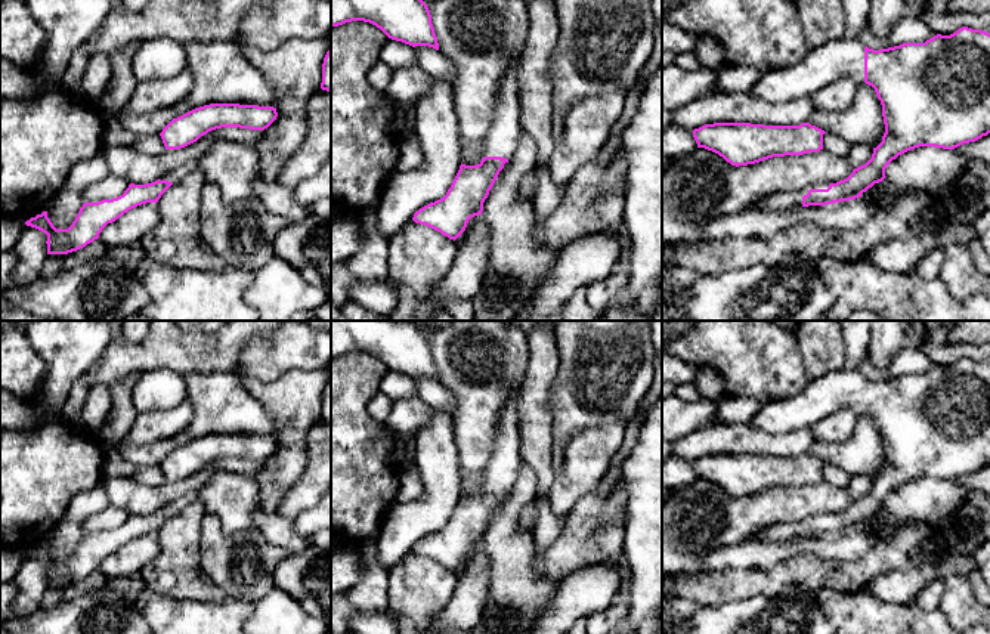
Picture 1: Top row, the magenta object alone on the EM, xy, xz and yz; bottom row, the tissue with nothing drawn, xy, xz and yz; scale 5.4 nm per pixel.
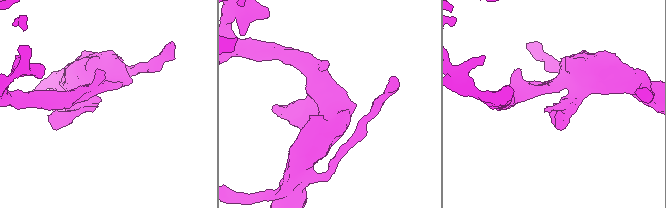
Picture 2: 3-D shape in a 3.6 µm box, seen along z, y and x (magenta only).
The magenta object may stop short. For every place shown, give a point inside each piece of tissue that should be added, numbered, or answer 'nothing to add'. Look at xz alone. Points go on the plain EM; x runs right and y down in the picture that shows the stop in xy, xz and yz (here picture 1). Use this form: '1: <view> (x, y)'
1: xz (501, 470)

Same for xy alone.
1: xy (175, 507)

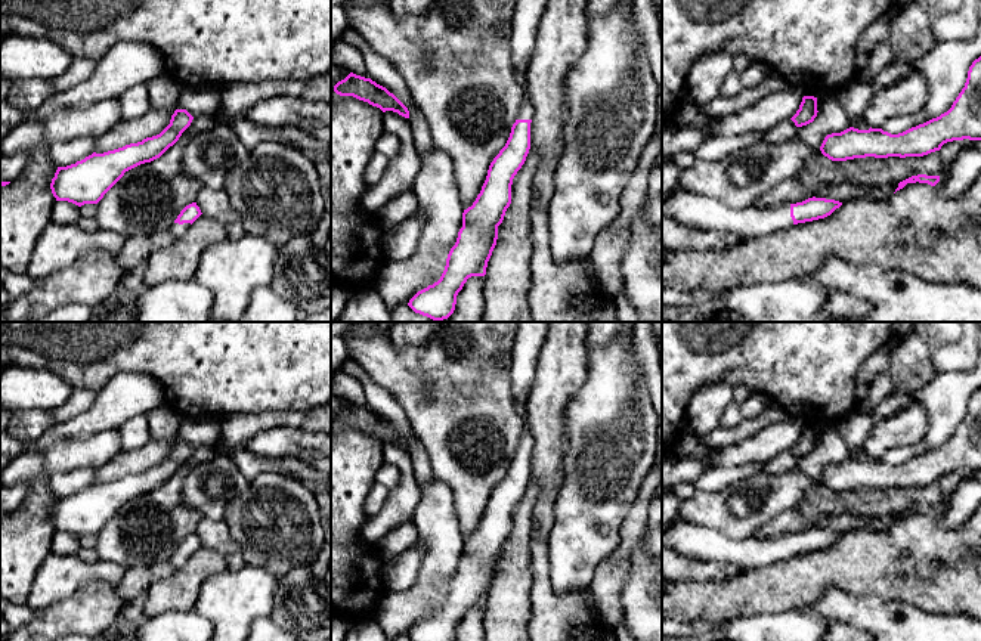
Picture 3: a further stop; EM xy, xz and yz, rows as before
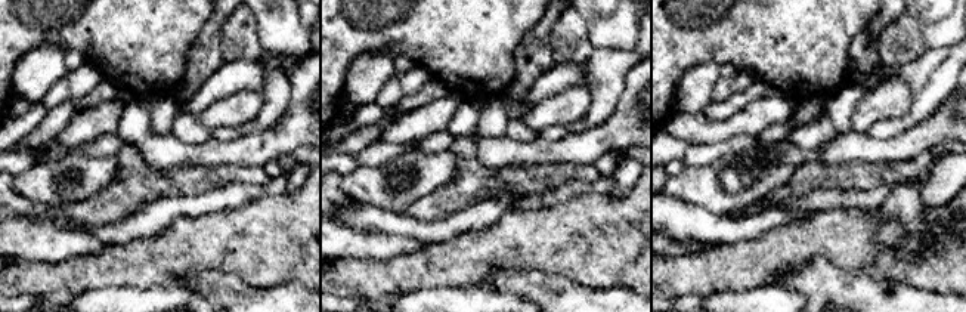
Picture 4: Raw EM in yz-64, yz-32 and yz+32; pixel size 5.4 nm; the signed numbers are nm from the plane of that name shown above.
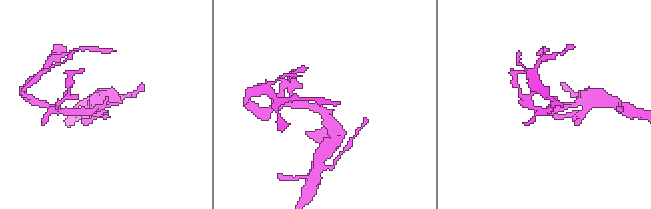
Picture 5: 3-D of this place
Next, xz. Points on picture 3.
1: xz (531, 336)

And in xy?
1: xy (176, 560)

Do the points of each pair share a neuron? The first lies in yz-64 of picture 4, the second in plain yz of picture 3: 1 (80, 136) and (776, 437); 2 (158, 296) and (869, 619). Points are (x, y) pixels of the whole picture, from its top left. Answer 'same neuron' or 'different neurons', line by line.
1: same neuron
2: different neurons

